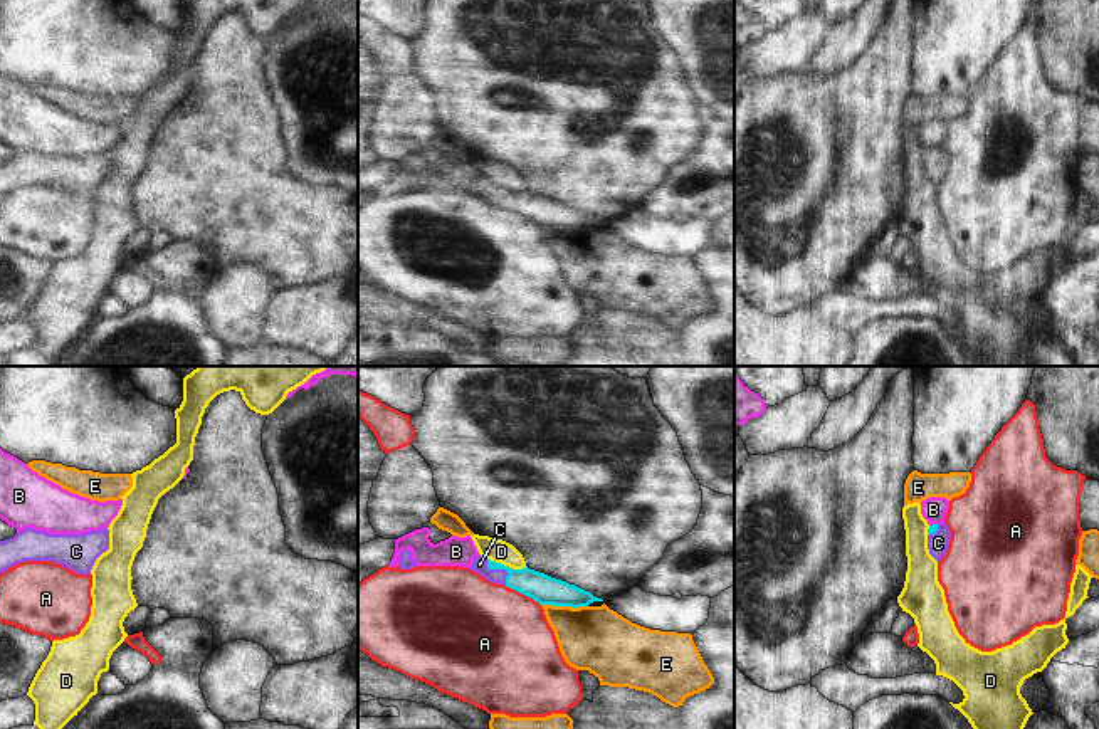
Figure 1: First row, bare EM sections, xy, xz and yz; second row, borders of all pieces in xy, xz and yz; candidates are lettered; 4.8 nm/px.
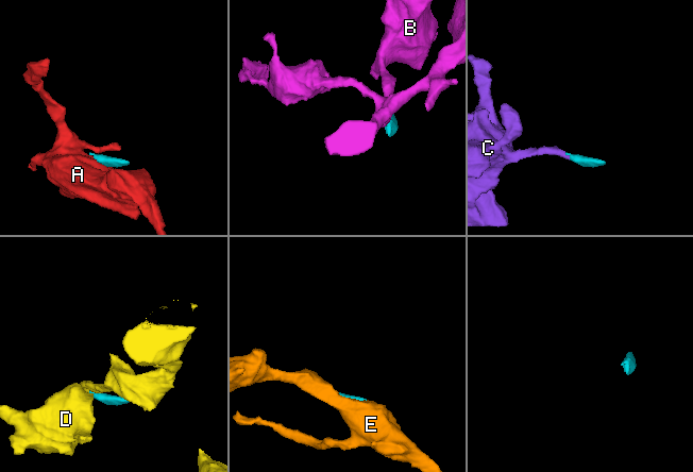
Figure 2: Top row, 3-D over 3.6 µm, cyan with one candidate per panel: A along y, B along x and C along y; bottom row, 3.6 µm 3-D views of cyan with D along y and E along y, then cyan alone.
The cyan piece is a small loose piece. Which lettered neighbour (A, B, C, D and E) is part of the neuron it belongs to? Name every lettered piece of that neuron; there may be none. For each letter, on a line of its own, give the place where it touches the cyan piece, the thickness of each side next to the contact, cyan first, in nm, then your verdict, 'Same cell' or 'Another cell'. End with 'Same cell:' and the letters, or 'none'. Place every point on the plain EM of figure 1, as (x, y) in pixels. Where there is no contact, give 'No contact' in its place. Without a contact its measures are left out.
A: Touches cyan at xz (523, 217). Thickness 140 nm (cyan) against 500 nm. Another cell
B: Touches cyan at yz (933, 148). Thickness 40 nm (cyan) against 120 nm. Another cell
C: Touches cyan at xz (499, 192). Thickness 140 nm (cyan) against 80 nm. Same cell
D: Touches cyan at xz (508, 190). Thickness 140 nm (cyan) against 110 nm. Another cell
E: Touches cyan at xz (565, 229). Thickness 140 nm (cyan) against 320 nm. Another cell
Same cell: C.

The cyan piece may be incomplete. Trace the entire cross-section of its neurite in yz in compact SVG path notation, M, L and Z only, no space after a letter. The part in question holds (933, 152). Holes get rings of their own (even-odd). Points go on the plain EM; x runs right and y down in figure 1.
M946 146L933 148L928 153L928 173L929 178L936 183L941 185L943 180L948 175L951 156L946 149Z

